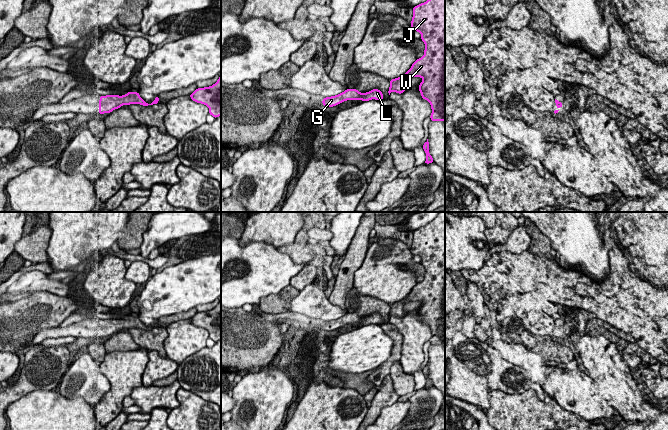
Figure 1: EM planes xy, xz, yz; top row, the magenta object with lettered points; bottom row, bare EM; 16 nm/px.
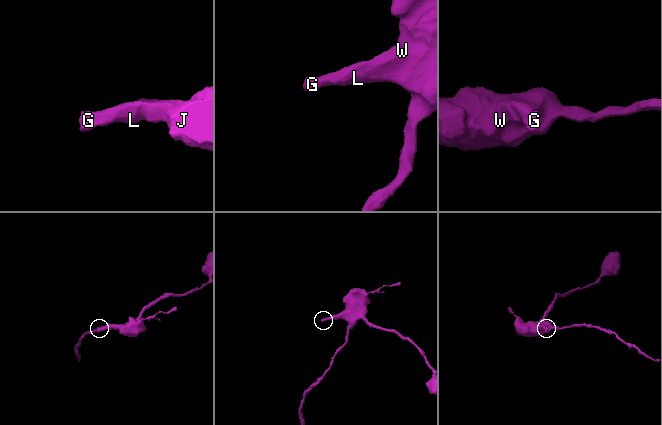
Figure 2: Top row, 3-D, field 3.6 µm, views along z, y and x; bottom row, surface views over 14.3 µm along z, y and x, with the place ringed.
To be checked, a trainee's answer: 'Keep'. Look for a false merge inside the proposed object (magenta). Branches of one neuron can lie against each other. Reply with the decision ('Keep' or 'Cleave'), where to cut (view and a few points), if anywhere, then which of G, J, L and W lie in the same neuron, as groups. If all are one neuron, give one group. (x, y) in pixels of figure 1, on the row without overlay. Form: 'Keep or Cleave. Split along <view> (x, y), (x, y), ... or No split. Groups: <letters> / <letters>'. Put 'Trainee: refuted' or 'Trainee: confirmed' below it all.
Keep. No split. Groups: G J L W
Trainee: confirmed

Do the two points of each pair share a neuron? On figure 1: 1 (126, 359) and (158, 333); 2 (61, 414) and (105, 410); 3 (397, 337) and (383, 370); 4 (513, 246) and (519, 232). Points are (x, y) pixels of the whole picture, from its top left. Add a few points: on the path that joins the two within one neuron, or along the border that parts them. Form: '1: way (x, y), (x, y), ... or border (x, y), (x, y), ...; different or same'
1: border (148, 350), (138, 348), (117, 351); different
2: border (93, 407), (97, 419); different
3: way (397, 345), (395, 355), (389, 362); same
4: way (516, 243), (519, 240), (519, 235); same

